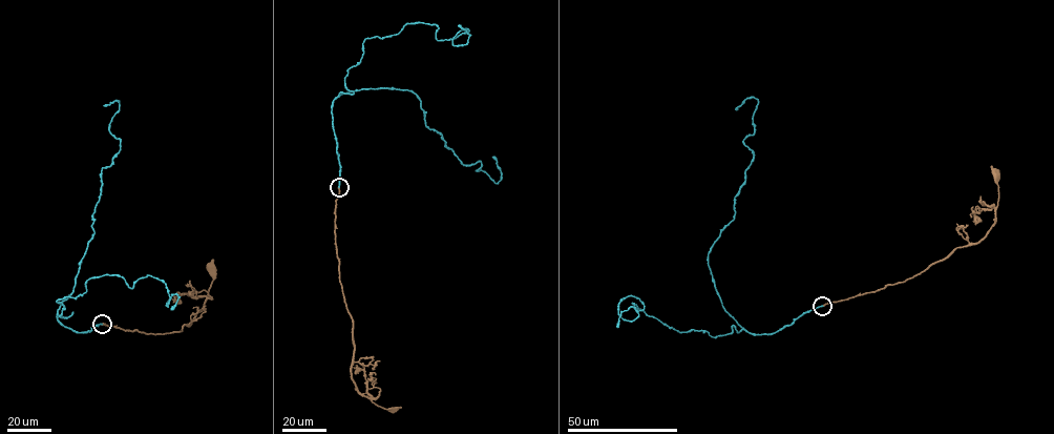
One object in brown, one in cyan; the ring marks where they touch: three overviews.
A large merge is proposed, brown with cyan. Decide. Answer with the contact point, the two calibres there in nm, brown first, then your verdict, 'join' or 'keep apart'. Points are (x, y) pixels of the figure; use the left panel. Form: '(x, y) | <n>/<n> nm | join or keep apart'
(102, 324) | 420/400 nm | join

